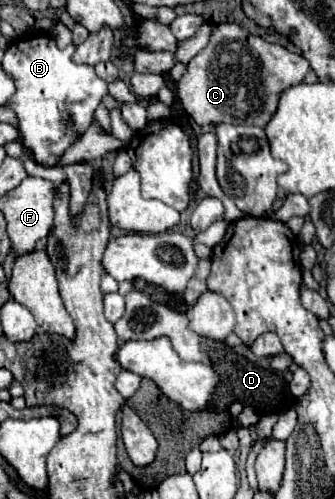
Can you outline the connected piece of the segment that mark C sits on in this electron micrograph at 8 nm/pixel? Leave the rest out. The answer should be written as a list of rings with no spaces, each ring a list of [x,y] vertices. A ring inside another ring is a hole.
[[[224,23],[214,27],[210,43],[188,63],[188,71],[178,81],[178,97],[198,125],[224,121],[266,127],[276,111],[278,93],[298,85],[308,69],[310,65],[302,55],[250,35],[236,23]]]

